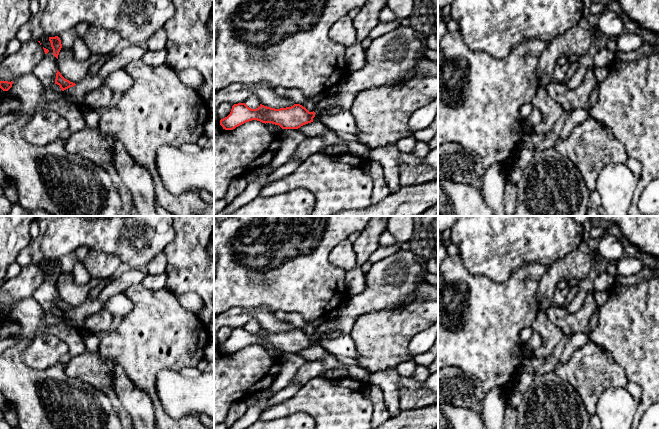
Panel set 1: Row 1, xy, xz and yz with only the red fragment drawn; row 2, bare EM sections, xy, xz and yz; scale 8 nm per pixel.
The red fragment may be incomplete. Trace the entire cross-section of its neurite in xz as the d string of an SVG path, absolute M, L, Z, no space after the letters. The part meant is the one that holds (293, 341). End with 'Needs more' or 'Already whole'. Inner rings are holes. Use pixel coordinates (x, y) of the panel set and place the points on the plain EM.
M400 249L372 264L366 274L364 291L348 295L339 307L339 315L333 320L324 321L315 329L313 336L300 328L280 333L260 328L258 332L251 333L245 327L238 327L232 330L227 341L220 344L220 349L225 354L233 354L246 346L257 344L279 349L282 353L298 353L313 346L314 341L320 345L323 338L349 335L359 316L377 310L395 309L401 302L409 300L426 272L426 267L415 259L412 251Z. Needs more

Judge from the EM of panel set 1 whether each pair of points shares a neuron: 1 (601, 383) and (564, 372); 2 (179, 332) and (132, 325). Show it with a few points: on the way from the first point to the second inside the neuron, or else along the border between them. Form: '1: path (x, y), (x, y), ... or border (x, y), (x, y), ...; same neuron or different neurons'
1: path (592, 388), (581, 388), (573, 380); same neuron
2: path (167, 330), (144, 330); same neuron

